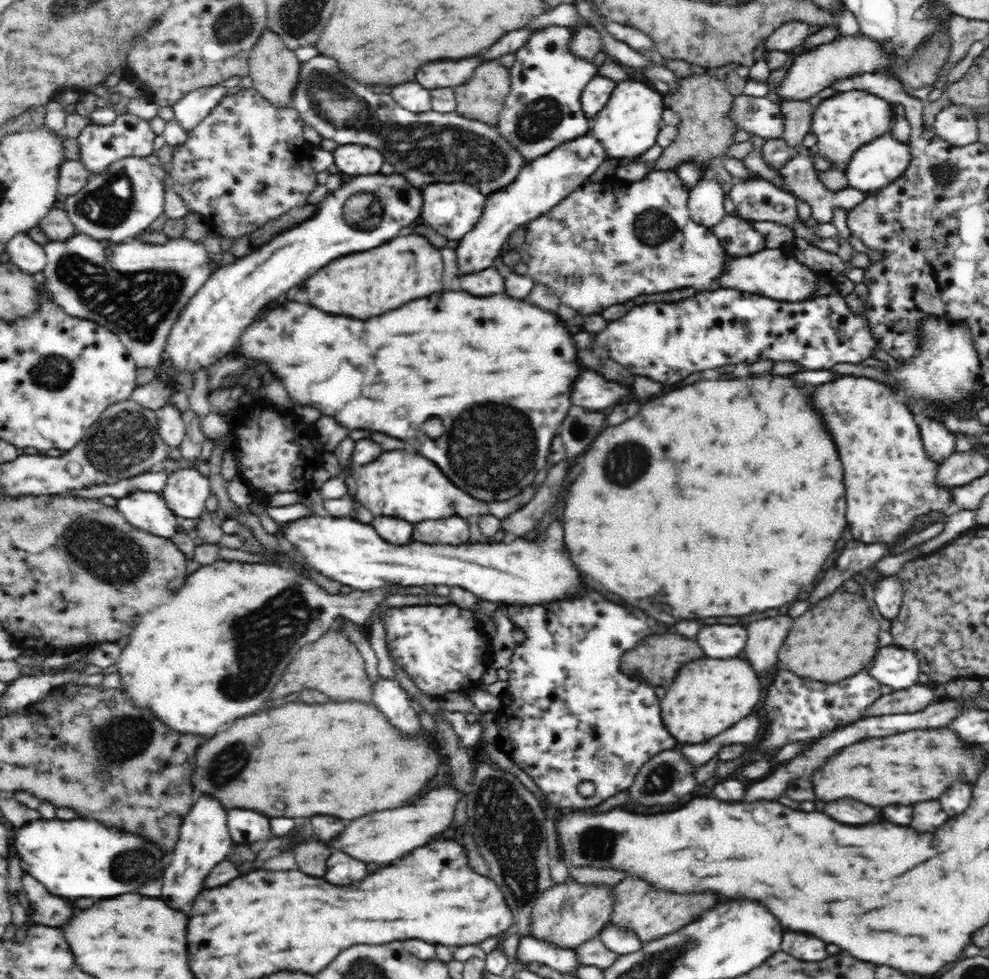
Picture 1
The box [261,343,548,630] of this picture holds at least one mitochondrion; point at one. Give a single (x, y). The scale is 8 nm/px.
(516, 431)

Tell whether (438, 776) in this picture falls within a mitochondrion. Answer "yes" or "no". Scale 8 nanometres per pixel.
no

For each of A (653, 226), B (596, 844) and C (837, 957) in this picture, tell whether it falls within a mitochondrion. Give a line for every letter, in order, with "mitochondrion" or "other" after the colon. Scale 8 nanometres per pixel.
A: mitochondrion
B: mitochondrion
C: other

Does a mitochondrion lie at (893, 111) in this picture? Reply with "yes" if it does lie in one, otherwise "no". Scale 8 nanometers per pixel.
no

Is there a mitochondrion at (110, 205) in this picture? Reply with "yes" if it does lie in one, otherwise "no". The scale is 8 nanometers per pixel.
yes

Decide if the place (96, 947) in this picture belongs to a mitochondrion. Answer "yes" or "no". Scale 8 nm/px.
no

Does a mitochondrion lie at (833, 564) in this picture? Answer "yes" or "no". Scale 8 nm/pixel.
no

